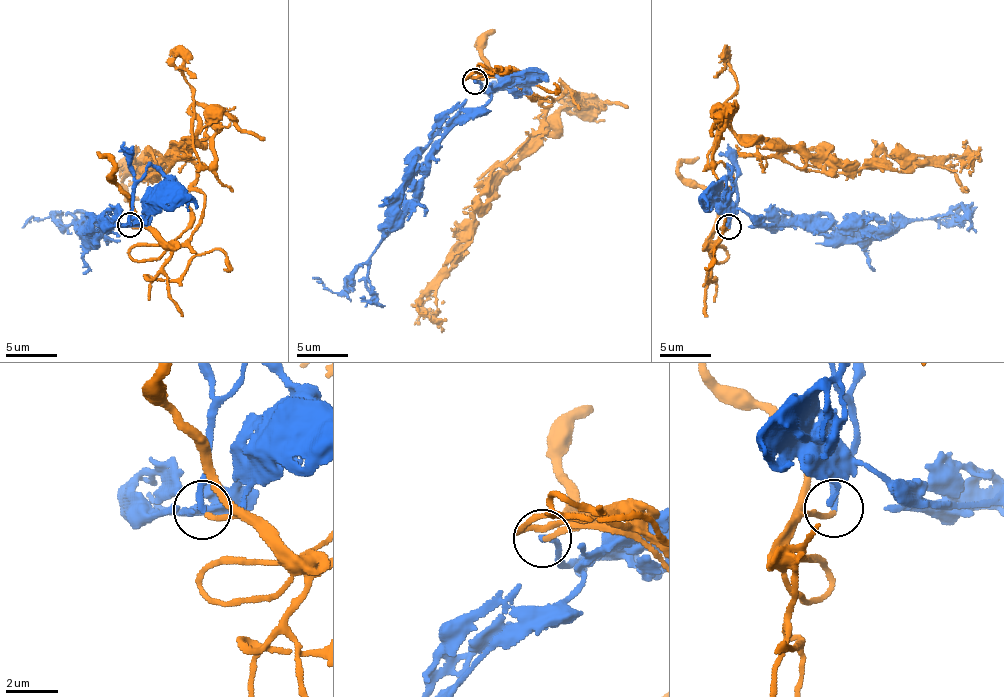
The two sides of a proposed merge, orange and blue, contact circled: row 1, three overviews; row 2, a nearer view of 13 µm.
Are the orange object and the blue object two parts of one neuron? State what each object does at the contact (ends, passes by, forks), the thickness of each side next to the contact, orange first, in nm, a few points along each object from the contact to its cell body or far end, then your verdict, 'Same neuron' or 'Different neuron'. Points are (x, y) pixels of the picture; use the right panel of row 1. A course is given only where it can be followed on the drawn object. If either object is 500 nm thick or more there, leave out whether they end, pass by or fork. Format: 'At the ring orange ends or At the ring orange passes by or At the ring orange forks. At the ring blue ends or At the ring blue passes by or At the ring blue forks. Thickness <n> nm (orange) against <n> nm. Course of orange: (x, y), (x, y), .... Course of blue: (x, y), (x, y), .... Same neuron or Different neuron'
At the ring orange ends. At the ring blue ends. Thickness 190 nm (orange) against 240 nm. Course of orange: (729, 227), (710, 243), (729, 219), (733, 170), (714, 159), (725, 127), (912, 168), (957, 171), (979, 147). Course of blue: (729, 227), (736, 189), (730, 167), (729, 201), (763, 224), (944, 220), (963, 208), (974, 211), (964, 222). Same neuron

